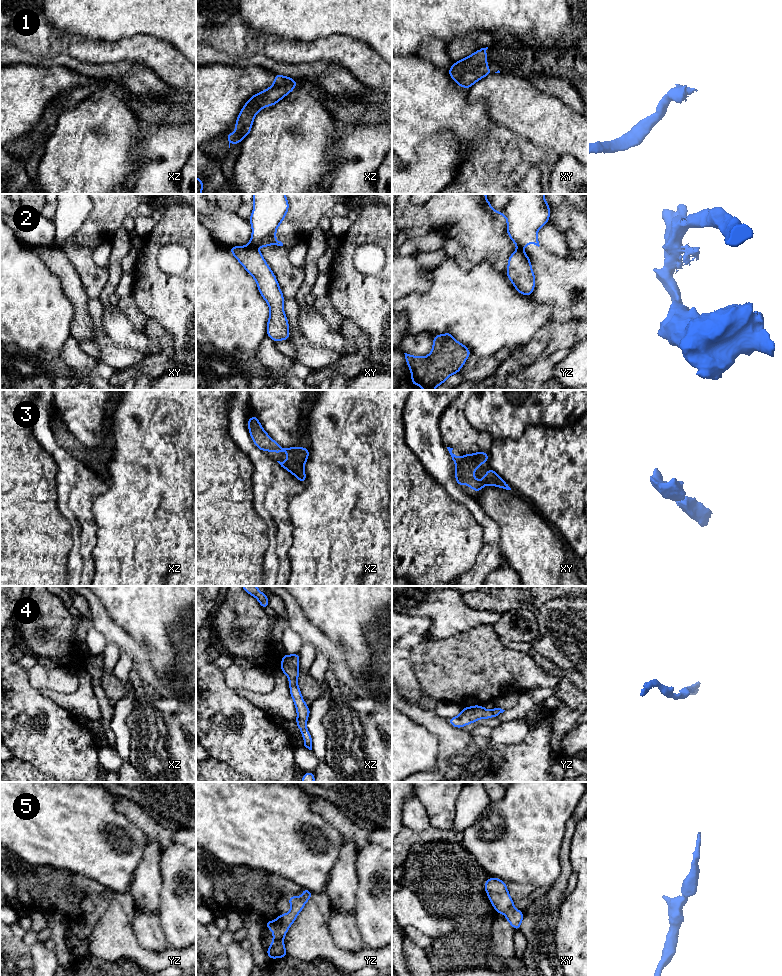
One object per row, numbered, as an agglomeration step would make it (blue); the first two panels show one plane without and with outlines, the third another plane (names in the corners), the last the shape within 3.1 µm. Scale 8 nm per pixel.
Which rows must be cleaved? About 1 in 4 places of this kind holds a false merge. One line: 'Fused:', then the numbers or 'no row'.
Fused: 2

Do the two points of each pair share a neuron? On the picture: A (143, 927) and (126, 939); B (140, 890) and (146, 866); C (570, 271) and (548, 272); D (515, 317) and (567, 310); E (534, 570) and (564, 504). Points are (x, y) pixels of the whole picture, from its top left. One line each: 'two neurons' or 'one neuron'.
A: two neurons
B: one neuron
C: one neuron
D: two neurons
E: two neurons

